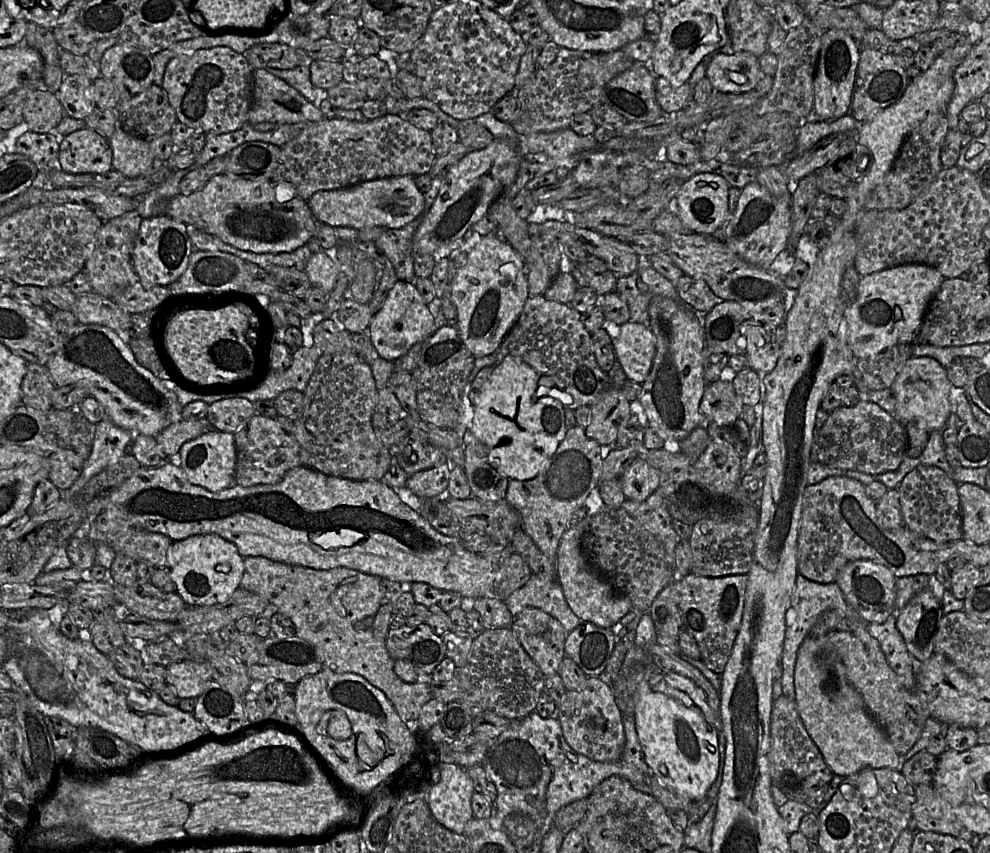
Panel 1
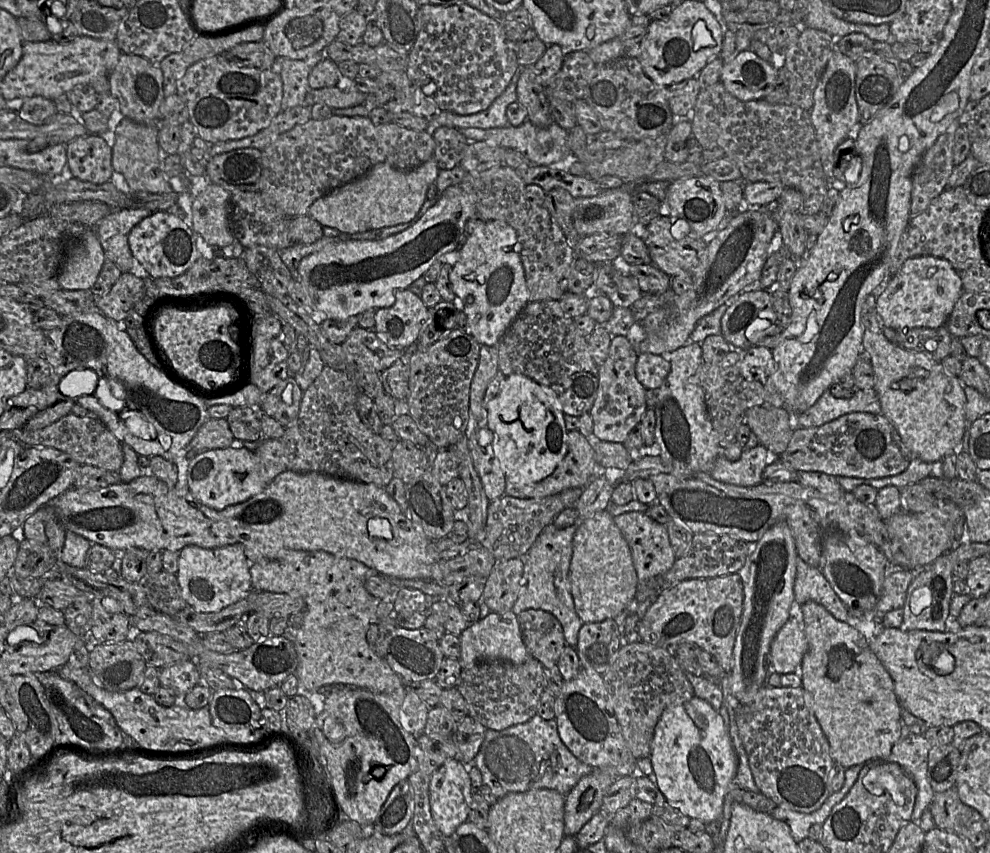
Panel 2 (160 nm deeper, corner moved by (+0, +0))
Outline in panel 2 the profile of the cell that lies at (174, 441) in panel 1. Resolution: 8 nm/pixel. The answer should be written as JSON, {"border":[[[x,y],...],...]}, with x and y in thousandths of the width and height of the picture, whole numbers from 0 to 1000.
{"border":[[[211,490],[199,505],[189,524],[188,536],[192,539],[199,532],[212,526],[233,524],[236,511],[227,490]]]}

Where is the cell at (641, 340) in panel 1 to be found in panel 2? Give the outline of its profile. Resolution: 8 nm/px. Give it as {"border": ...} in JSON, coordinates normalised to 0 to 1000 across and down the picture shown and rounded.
{"border":[[[644,414],[641,438],[653,457],[665,456],[677,434],[678,427],[670,417],[659,414]]]}

